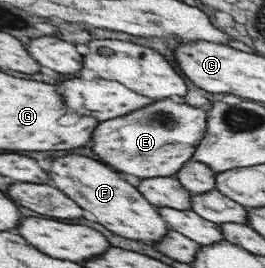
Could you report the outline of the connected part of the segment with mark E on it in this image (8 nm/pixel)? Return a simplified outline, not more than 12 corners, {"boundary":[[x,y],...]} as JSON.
{"boundary":[[161,99],[101,122],[93,152],[137,178],[173,176],[207,111]]}

